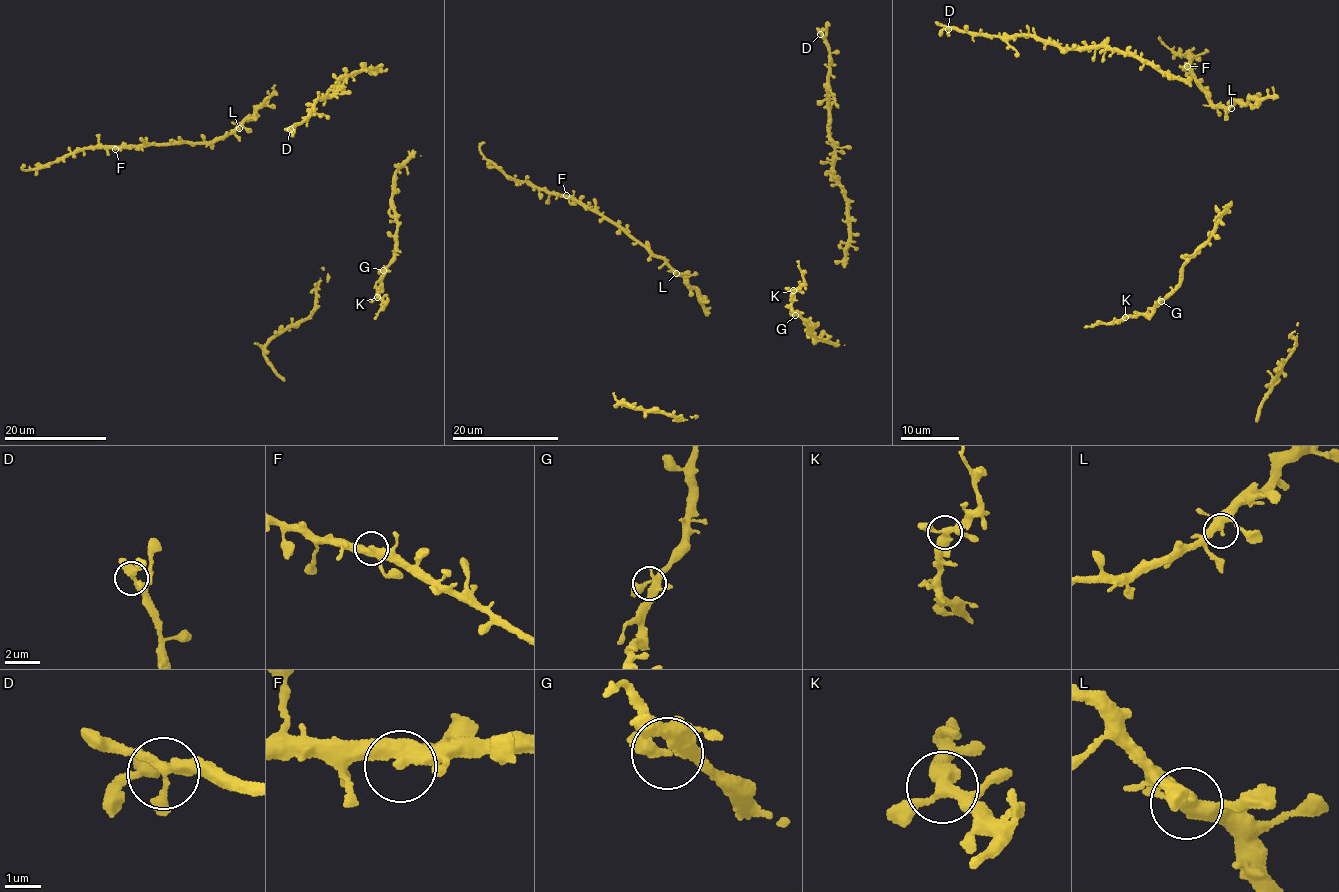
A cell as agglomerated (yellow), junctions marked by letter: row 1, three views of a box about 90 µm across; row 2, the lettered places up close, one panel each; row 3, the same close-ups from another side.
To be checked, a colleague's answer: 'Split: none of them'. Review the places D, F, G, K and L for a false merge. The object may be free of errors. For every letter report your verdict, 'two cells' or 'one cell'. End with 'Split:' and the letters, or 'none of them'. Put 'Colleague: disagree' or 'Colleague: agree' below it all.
D: one cell
F: one cell
G: one cell
K: one cell
L: one cell
Split: none of them
Colleague: agree

